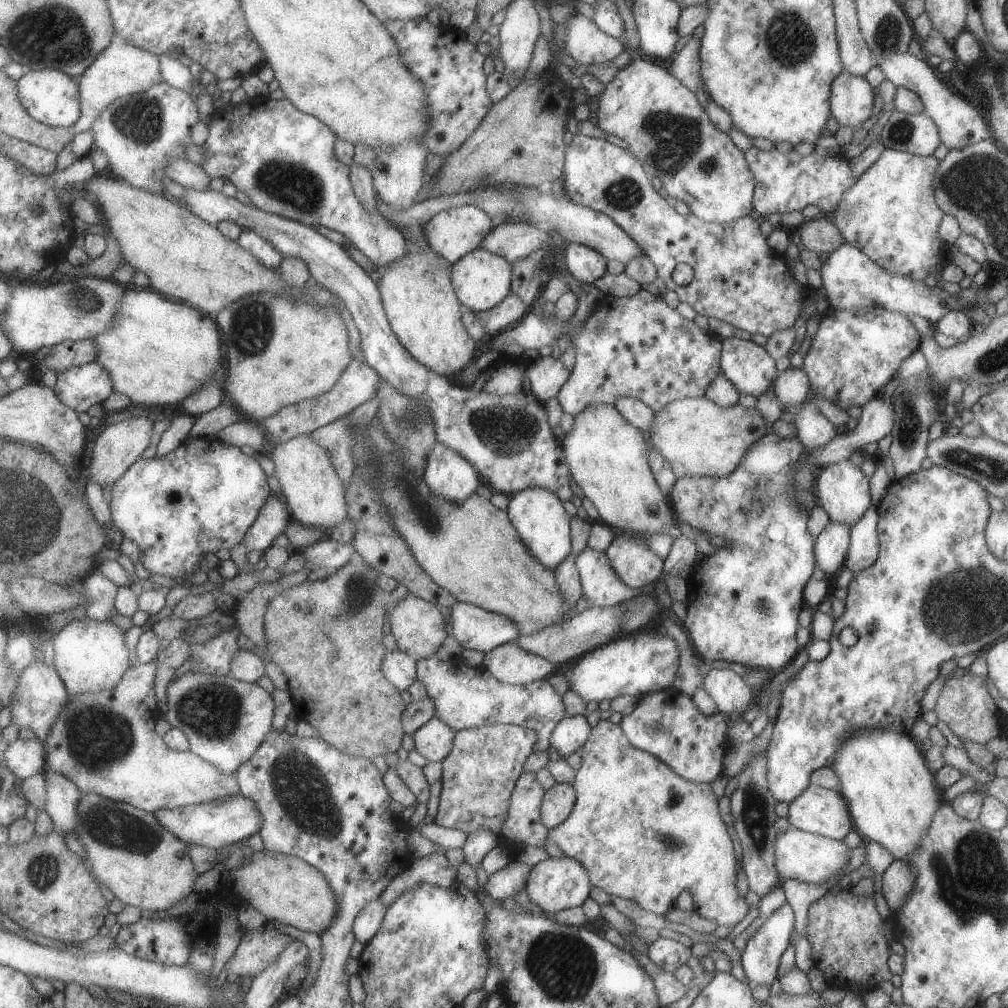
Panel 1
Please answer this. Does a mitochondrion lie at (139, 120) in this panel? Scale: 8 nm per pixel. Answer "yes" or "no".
yes

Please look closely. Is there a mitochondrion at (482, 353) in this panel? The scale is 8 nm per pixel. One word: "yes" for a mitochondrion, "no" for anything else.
no

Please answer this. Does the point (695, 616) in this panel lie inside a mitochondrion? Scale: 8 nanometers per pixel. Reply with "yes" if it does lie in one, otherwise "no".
no

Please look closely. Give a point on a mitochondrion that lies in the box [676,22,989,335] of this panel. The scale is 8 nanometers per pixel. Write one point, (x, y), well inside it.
(902, 132)

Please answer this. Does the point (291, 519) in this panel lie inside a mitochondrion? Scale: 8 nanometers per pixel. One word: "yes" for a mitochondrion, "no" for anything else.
no

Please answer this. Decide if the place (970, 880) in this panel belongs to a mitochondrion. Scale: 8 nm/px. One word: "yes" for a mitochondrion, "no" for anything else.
yes

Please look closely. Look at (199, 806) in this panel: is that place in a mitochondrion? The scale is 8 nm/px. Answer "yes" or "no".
no

